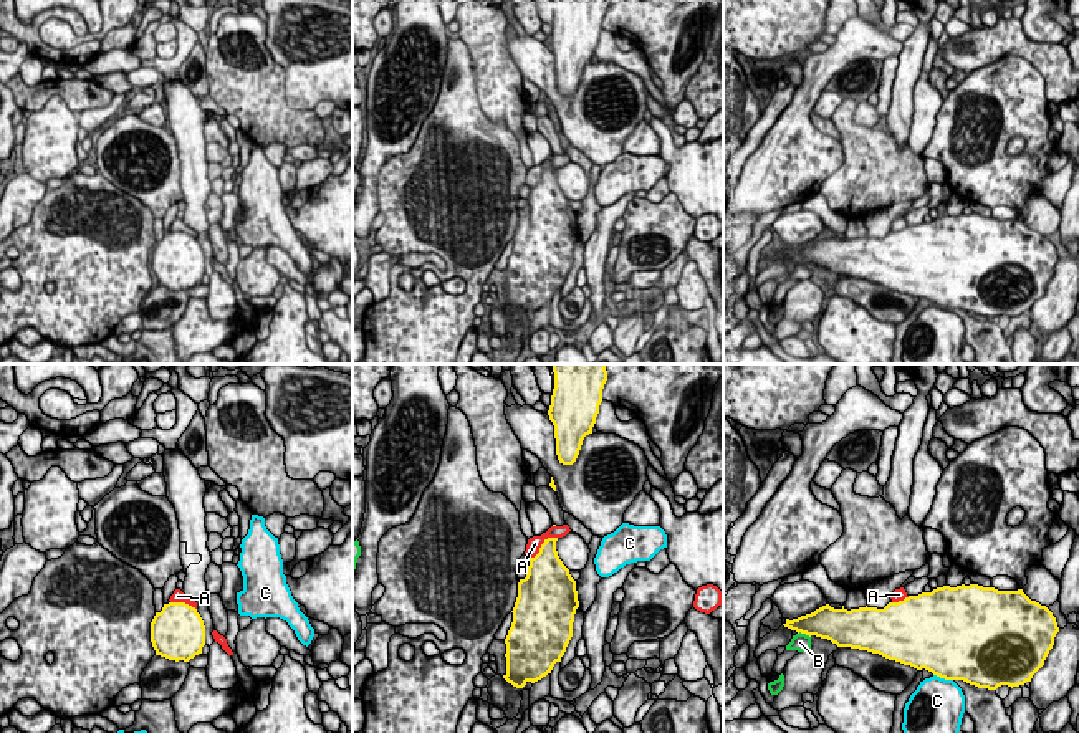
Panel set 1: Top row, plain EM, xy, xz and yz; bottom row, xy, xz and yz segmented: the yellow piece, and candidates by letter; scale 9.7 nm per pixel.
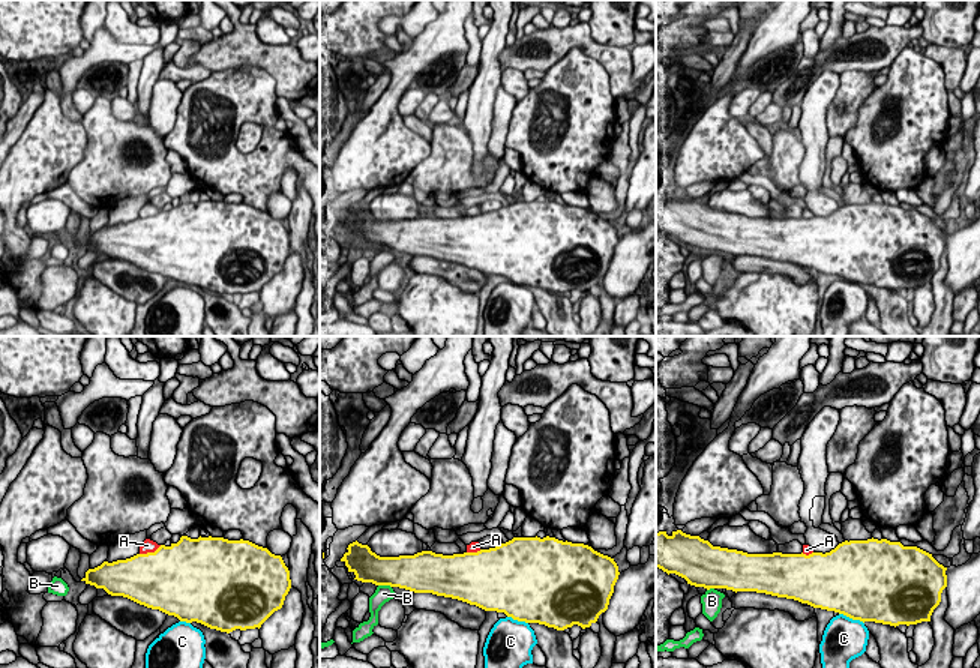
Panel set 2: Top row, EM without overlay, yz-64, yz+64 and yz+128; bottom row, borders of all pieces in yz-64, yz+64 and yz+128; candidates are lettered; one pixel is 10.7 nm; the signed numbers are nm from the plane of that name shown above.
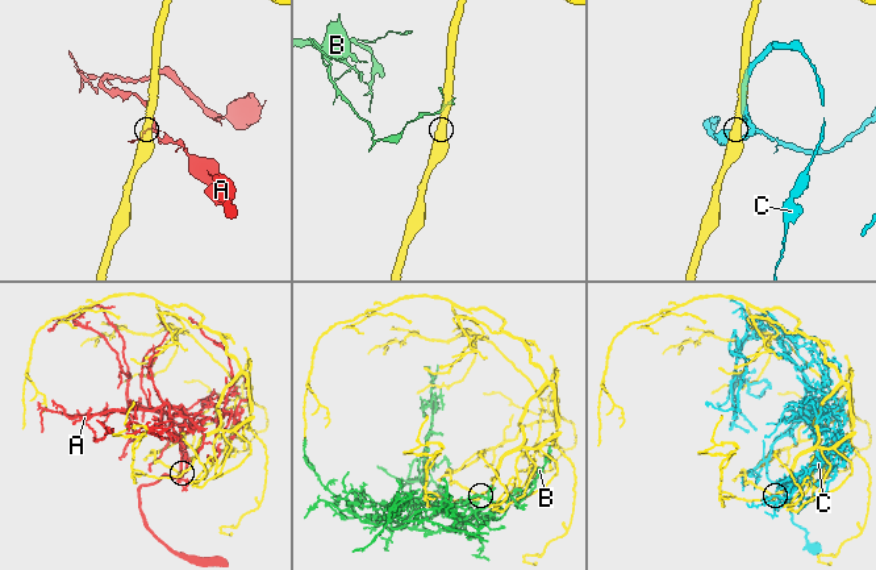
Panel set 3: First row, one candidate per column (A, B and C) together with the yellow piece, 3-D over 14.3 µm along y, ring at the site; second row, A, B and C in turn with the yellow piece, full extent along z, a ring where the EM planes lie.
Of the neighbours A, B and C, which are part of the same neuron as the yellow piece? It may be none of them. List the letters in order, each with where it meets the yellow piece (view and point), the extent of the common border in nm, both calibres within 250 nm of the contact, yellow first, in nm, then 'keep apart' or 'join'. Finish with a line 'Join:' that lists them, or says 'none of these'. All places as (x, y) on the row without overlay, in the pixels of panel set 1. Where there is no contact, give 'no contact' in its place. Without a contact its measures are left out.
A: xz (541, 174) | 340 nm | 340/130 nm | join
B: yz (805, 262) | 140 nm | 320/170 nm | keep apart
C: yz (944, 306) | 200 nm | 550/480 nm | keep apart
Join: A

